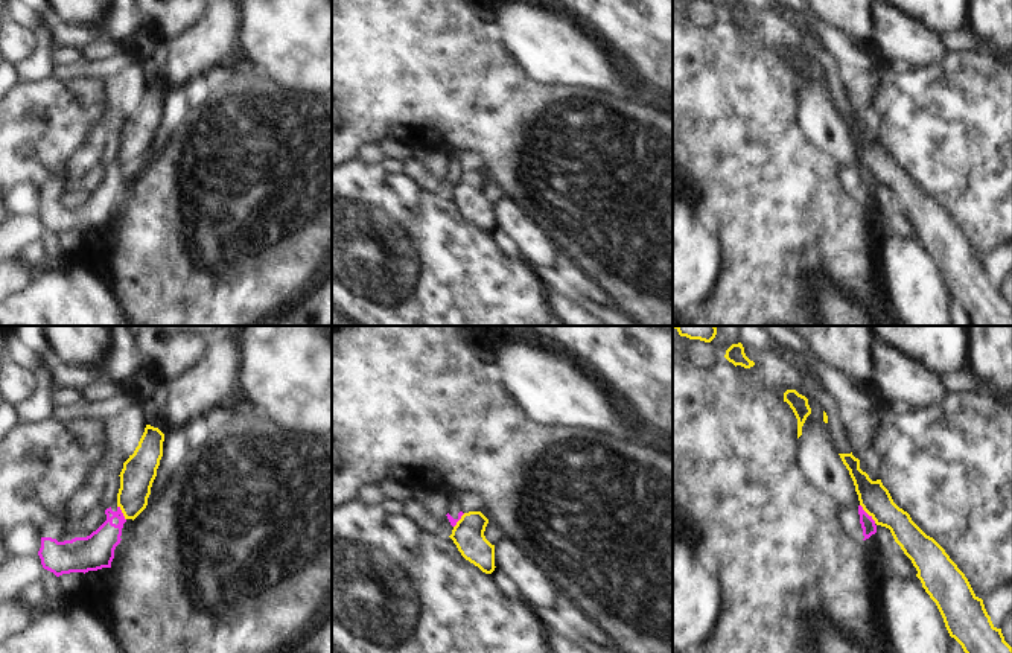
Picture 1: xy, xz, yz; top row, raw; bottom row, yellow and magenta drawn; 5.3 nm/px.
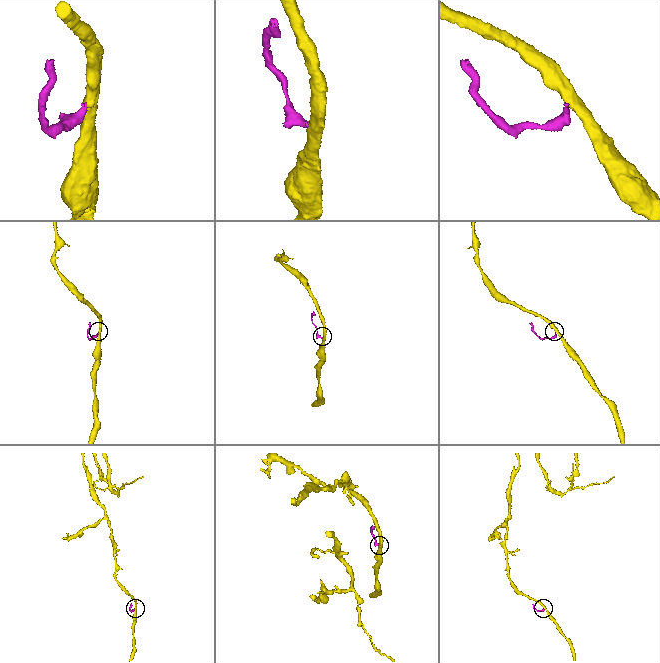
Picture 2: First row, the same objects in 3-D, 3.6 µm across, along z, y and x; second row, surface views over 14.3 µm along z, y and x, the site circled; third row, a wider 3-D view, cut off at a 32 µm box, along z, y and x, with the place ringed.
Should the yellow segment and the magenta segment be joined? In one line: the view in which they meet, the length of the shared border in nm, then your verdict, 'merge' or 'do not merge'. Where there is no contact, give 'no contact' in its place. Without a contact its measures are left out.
meets yellow in yz; contact 130 nm long; do not merge

